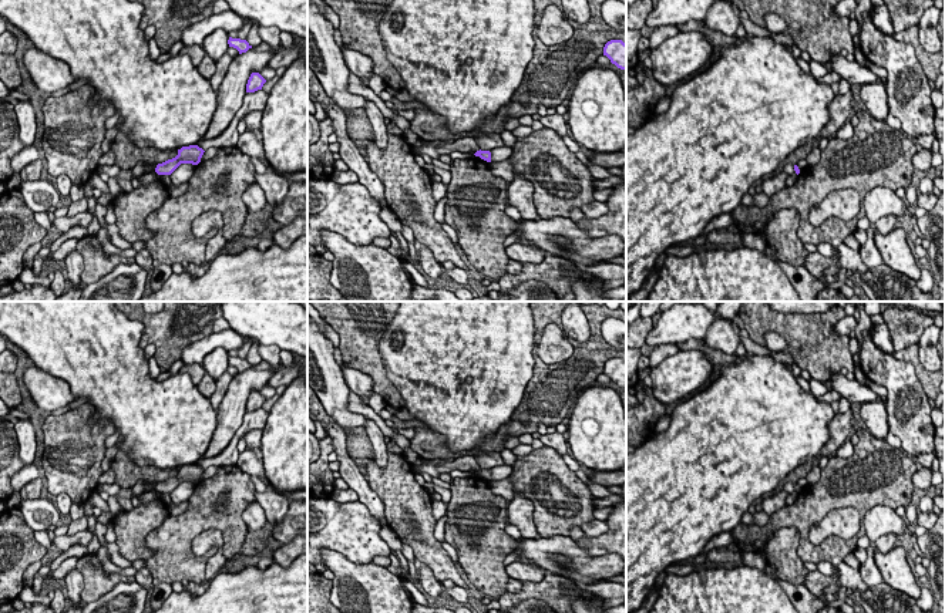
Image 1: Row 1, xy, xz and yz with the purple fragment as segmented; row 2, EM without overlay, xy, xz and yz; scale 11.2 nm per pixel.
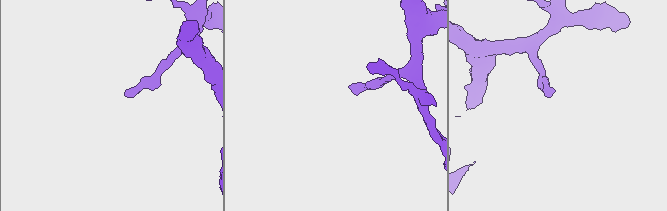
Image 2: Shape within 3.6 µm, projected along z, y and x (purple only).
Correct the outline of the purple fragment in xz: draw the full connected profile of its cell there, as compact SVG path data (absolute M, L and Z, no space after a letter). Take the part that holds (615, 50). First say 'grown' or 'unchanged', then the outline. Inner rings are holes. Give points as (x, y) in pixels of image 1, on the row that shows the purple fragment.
unchanged; M622 40L608 41L603 47L603 55L618 68L626 70L626 44Z

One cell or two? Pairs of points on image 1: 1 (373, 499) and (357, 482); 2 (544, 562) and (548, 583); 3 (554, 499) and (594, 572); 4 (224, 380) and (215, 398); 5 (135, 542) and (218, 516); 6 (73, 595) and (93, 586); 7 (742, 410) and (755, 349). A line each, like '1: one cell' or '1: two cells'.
1: one cell
2: two cells
3: two cells
4: one cell
5: two cells
6: two cells
7: two cells

